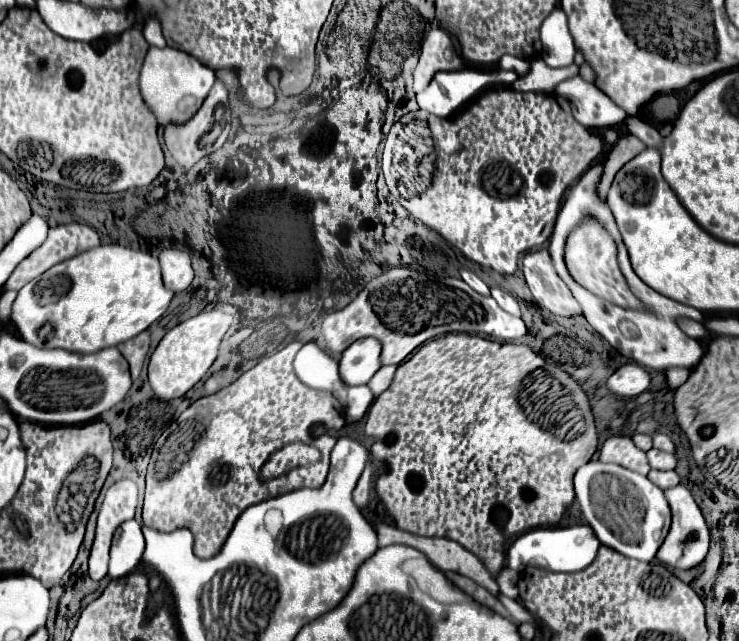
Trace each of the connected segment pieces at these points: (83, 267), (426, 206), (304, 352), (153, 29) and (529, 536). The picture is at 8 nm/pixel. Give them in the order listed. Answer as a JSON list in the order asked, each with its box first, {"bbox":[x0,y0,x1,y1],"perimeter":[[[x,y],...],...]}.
[{"bbox":[11,243,171,353],"perimeter":[[[111,243],[57,263],[29,281],[13,303],[11,321],[35,347],[93,353],[145,331],[167,311],[171,297],[161,281],[157,257]]]},{"bbox":[381,89,603,275],"perimeter":[[[493,89],[481,97],[477,97],[473,103],[465,105],[463,109],[459,109],[459,113],[447,117],[447,119],[439,119],[439,117],[431,117],[429,113],[423,113],[423,111],[417,111],[415,115],[409,117],[403,117],[399,119],[389,135],[387,135],[387,141],[385,141],[385,147],[383,147],[383,155],[381,155],[381,167],[383,167],[383,175],[385,175],[385,181],[387,181],[387,187],[391,191],[393,197],[397,197],[397,201],[413,215],[417,217],[419,221],[423,221],[427,227],[435,229],[439,235],[443,235],[451,245],[455,245],[467,259],[483,265],[483,267],[489,267],[501,275],[511,275],[517,271],[517,265],[519,265],[519,257],[533,249],[533,247],[539,247],[543,245],[551,233],[553,233],[553,227],[555,227],[555,219],[557,219],[557,213],[559,213],[559,207],[561,207],[561,197],[565,193],[565,189],[569,187],[569,183],[573,183],[575,179],[579,179],[587,169],[589,165],[595,161],[595,157],[601,155],[603,151],[603,143],[597,135],[593,135],[589,129],[585,129],[581,123],[575,121],[575,117],[571,115],[571,109],[565,109],[565,101],[559,97],[555,97],[553,93],[519,93],[519,91],[513,91],[513,89]]]},{"bbox":[293,341,339,381],"perimeter":[[[313,341],[305,343],[299,349],[293,361],[293,371],[299,377],[299,381],[305,381],[305,377],[339,377],[337,361],[331,359]]]},{"bbox":[143,15,165,47],"perimeter":[[[149,15],[147,21],[143,23],[143,37],[149,45],[155,45],[155,47],[165,47],[165,39],[161,35],[161,25],[157,21],[155,15]]]},{"bbox":[507,525,601,573],"perimeter":[[[571,525],[571,527],[559,527],[559,529],[533,529],[523,535],[519,535],[509,551],[507,551],[507,567],[515,571],[523,571],[523,567],[533,565],[547,571],[557,573],[571,573],[581,571],[597,557],[601,543],[595,537],[593,529],[589,525]]]}]

